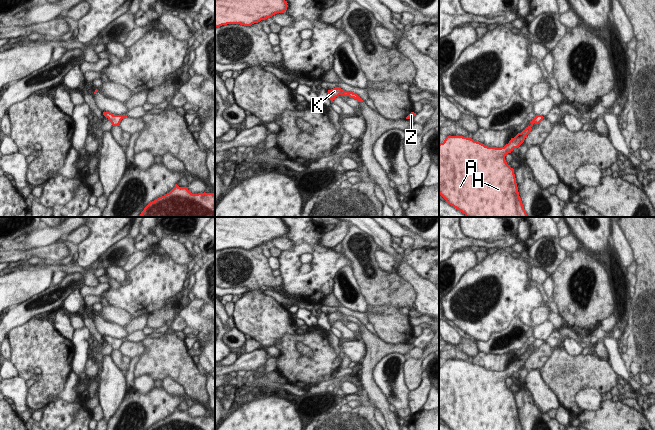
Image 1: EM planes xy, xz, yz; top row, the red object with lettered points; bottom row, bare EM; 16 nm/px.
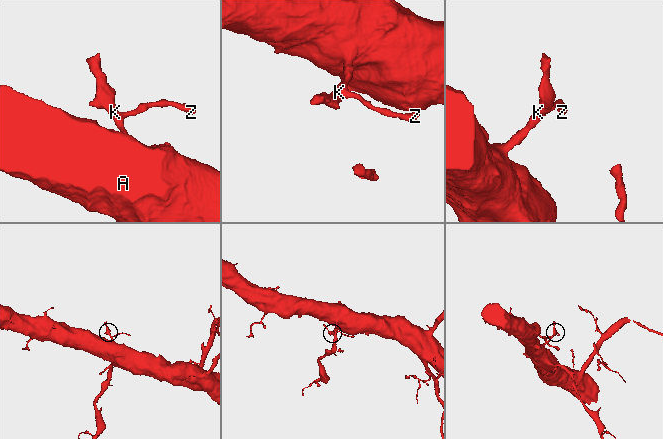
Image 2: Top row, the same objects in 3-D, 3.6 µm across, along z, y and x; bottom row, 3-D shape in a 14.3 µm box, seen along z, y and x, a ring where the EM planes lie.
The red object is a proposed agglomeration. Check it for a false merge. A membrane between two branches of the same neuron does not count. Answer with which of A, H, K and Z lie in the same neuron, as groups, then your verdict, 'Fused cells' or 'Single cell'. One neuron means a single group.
Groups: A H K Z. Single cell

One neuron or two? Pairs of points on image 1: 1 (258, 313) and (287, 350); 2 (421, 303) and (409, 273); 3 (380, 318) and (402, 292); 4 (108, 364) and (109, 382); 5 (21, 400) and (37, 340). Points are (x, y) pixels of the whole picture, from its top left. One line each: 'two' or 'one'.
1: two
2: one
3: two
4: one
5: two

